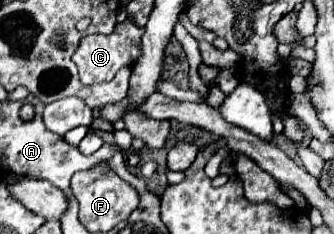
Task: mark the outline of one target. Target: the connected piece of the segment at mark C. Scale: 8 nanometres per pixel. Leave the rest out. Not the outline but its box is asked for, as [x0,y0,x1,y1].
[72,16,144,86]

